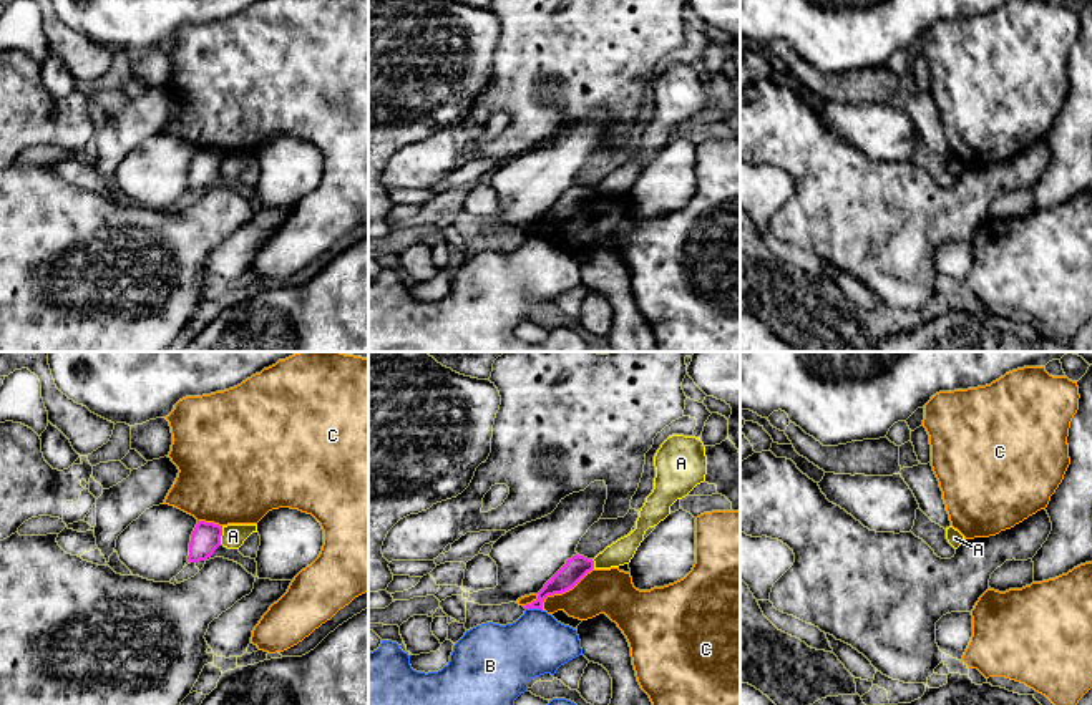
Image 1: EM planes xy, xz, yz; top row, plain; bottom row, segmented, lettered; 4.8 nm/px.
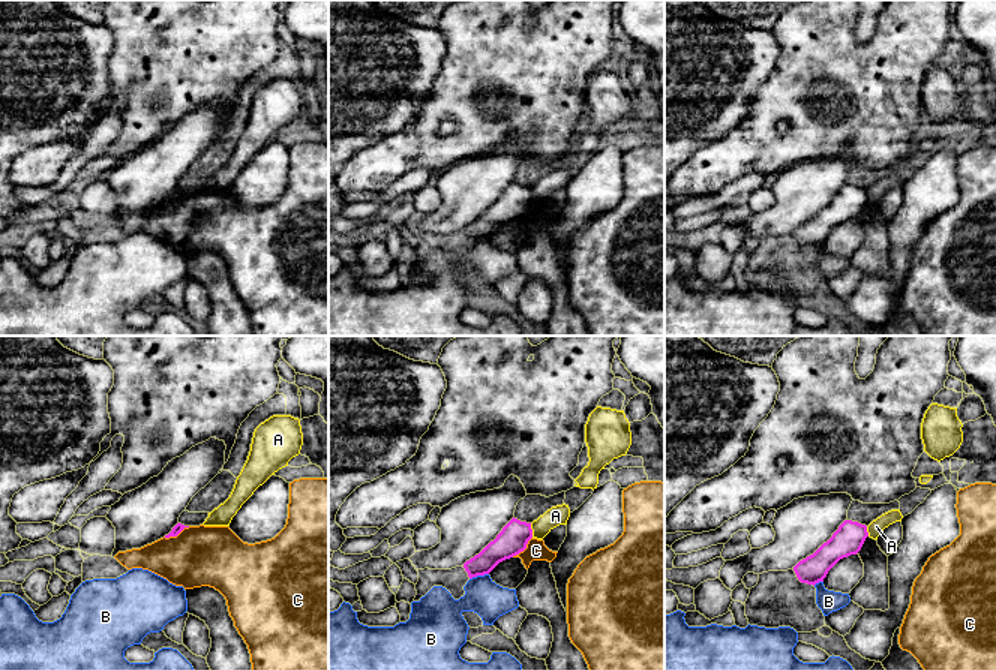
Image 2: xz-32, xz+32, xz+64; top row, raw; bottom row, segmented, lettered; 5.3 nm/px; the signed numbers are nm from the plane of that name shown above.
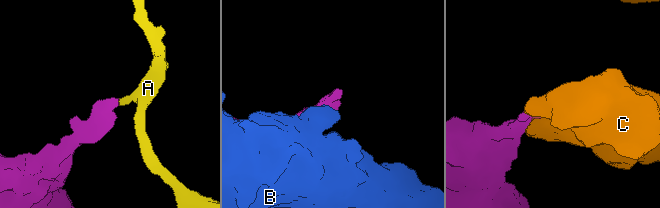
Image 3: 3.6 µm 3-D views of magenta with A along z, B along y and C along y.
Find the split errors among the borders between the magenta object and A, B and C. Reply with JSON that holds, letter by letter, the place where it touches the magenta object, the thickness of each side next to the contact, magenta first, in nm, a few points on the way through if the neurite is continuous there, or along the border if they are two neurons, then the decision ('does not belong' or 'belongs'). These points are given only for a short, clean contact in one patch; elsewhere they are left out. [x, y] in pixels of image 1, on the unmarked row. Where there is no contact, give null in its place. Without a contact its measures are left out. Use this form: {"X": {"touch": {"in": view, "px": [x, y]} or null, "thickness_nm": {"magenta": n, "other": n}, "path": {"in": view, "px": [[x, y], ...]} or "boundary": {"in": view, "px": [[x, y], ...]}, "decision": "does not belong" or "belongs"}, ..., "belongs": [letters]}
{"A": {"touch": {"in": "xy", "px": [221, 163]}, "thickness_nm": {"magenta": 140, "other": 110}, "decision": "does not belong"}, "B": {"touch": {"in": "xz", "px": [535, 236]}, "thickness_nm": {"magenta": 110, "other": 300}, "decision": "does not belong"}, "C": {"touch": {"in": "xz", "px": [563, 219]}, "thickness_nm": {"magenta": 110, "other": 220}, "decision": "does not belong"}, "belongs": []}

